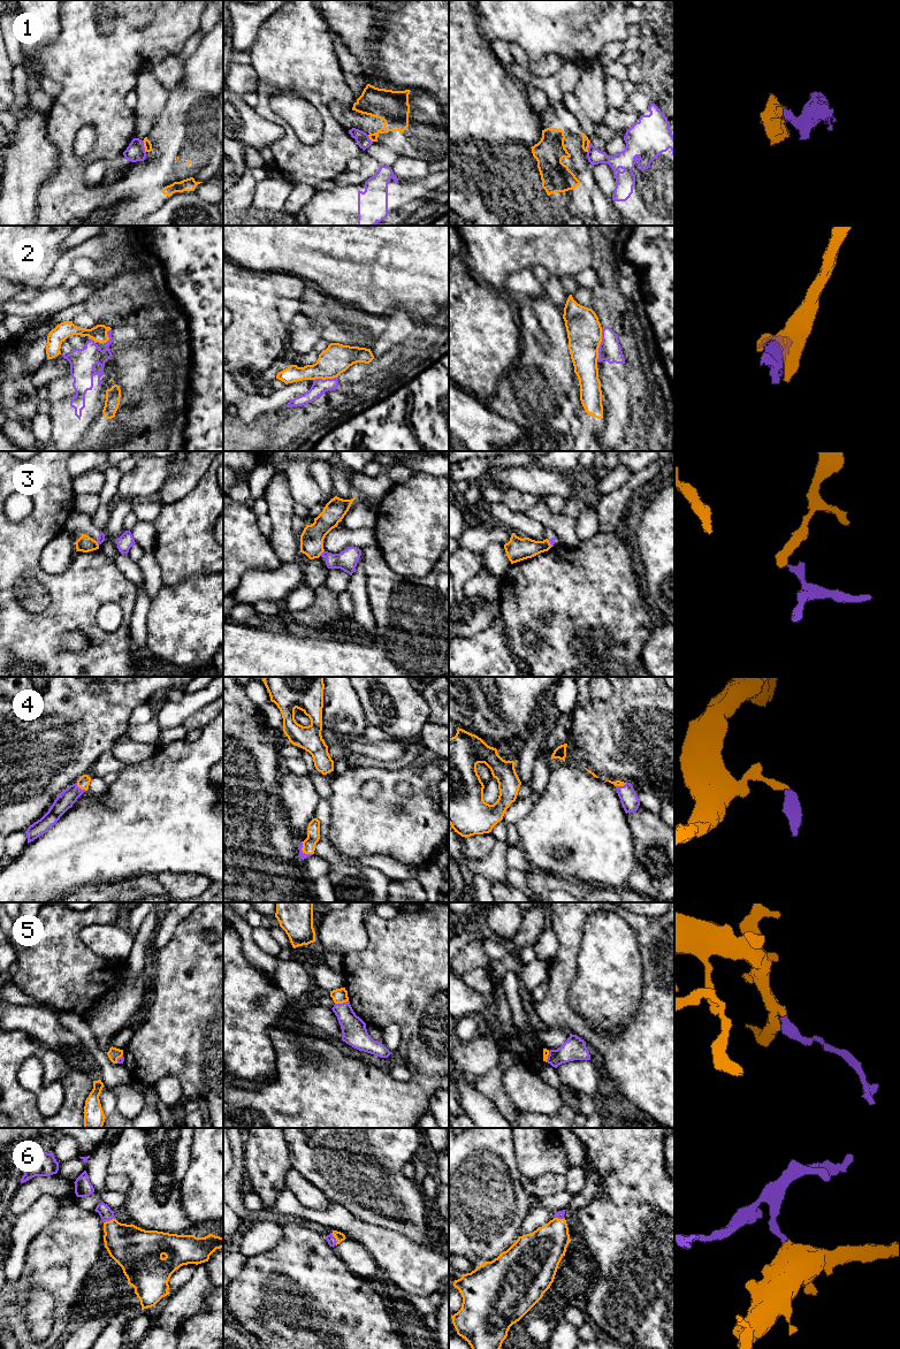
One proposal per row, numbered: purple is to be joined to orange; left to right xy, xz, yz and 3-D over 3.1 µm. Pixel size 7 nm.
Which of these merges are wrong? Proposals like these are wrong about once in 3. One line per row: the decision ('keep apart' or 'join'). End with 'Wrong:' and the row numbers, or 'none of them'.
1: keep apart
2: keep apart
3: keep apart
4: join
5: join
6: join
Wrong: 1, 2, 3

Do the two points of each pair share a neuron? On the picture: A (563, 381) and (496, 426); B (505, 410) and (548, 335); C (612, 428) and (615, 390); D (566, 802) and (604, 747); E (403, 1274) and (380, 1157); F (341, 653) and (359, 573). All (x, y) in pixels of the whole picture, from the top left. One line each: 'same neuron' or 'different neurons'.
A: different neurons
B: same neuron
C: same neuron
D: different neurons
E: different neurons
F: different neurons

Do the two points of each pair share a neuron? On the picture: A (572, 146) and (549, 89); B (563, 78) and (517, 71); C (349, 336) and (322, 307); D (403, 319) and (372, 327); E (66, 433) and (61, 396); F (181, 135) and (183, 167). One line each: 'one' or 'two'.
A: two
B: one
C: one
D: two
E: one
F: two

